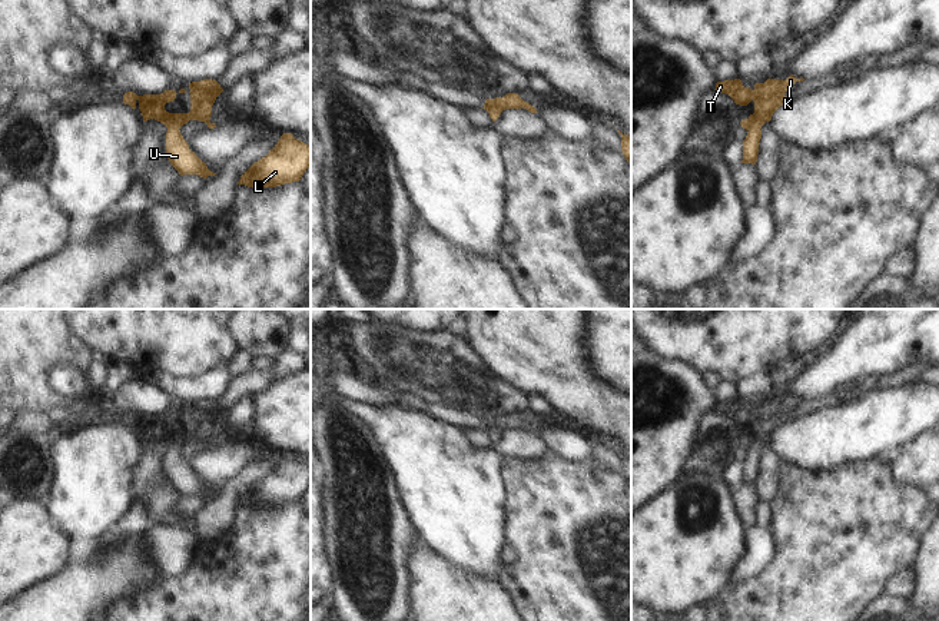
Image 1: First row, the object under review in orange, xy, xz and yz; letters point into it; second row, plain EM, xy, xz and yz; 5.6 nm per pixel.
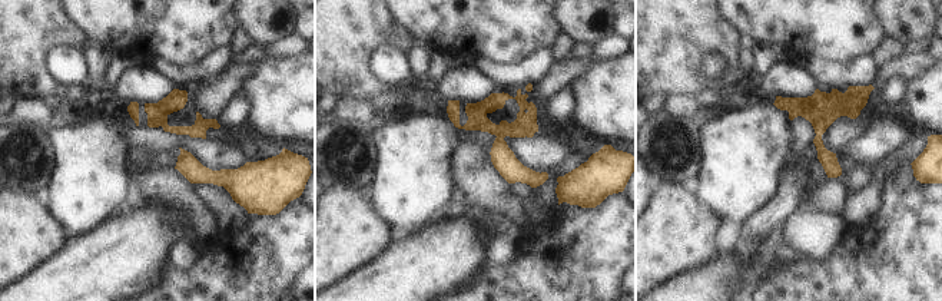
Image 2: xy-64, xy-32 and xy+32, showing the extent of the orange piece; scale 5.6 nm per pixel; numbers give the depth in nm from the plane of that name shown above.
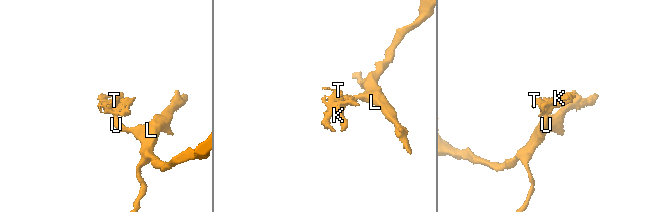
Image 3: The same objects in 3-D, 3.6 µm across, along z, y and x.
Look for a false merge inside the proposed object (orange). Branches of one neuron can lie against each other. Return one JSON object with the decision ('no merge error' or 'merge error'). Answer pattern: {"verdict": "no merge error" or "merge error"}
{"verdict": "no merge error"}

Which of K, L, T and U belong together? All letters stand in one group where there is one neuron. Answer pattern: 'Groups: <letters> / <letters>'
Groups: K L T U.

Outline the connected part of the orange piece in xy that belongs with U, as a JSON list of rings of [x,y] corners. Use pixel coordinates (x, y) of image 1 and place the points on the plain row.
[[[212,399],[192,402],[189,404],[189,409],[192,424],[189,434],[169,434],[165,431],[165,425],[176,419],[177,414],[175,411],[165,411],[160,415],[143,416],[127,412],[123,415],[123,424],[129,425],[132,429],[139,428],[143,442],[155,439],[167,448],[166,476],[180,497],[198,495],[206,499],[208,497],[215,497],[216,494],[210,492],[206,484],[189,469],[189,465],[179,449],[189,441],[205,442],[209,449],[216,448],[216,445],[209,441],[212,436],[212,426],[223,409]]]

